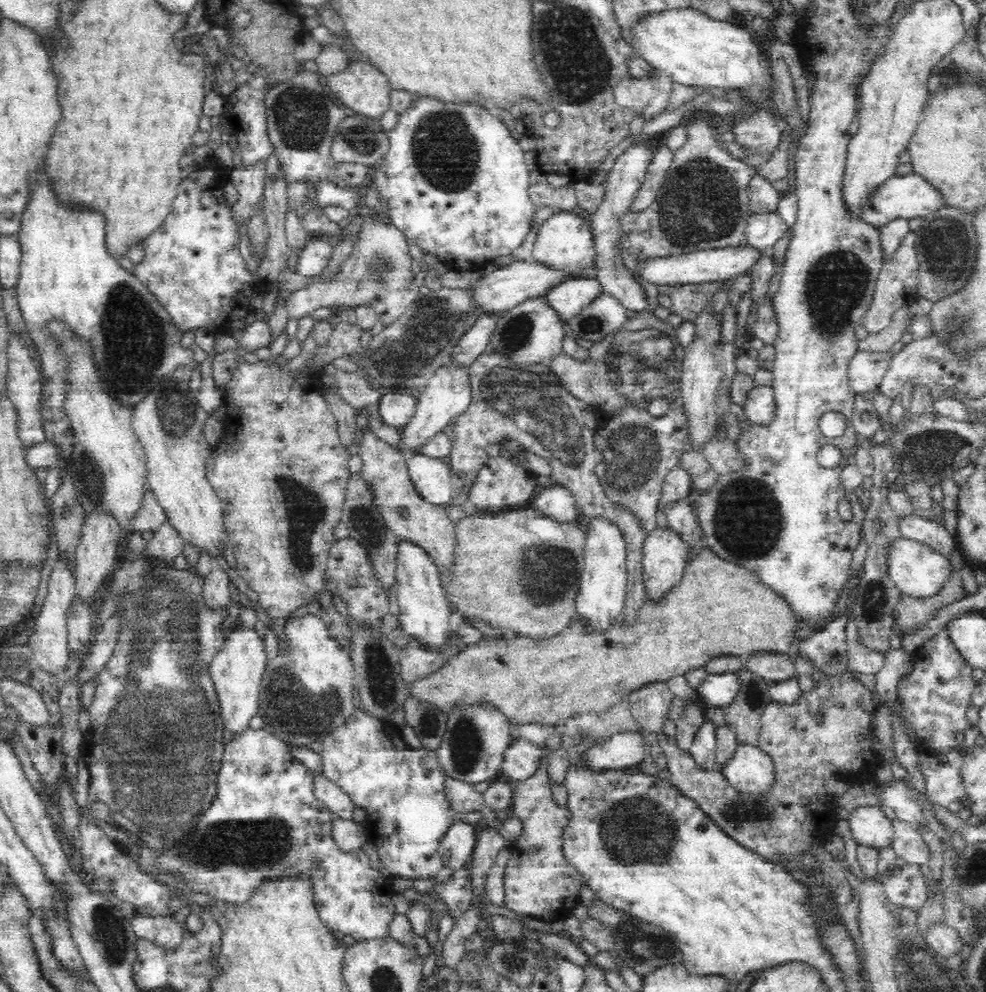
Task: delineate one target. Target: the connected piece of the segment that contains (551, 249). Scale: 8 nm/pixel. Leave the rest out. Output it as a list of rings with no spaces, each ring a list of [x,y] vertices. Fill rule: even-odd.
[[[557,211],[545,220],[537,234],[532,248],[532,258],[536,264],[561,274],[564,279],[593,278],[594,276],[594,249],[592,235],[585,217],[576,211]]]

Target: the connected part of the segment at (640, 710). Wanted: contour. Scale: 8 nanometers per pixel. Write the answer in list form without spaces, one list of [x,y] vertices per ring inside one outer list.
[[[664,681],[646,684],[627,695],[632,720],[638,724],[649,742],[658,739],[664,722],[668,722],[668,707],[674,695]]]

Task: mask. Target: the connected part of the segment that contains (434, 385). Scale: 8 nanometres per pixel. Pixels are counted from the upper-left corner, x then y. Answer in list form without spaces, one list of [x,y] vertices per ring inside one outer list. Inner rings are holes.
[[[466,369],[439,371],[431,376],[426,384],[426,389],[418,396],[416,410],[414,410],[410,421],[398,430],[398,440],[391,444],[391,447],[405,461],[416,454],[424,453],[426,447],[436,434],[444,430],[445,426],[462,410],[466,410],[470,402],[470,389],[468,389],[468,377]]]

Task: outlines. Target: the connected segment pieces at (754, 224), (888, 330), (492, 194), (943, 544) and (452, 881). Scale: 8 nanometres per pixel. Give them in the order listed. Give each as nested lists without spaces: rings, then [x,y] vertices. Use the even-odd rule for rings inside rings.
[[[778,212],[754,214],[748,218],[746,226],[748,243],[756,248],[768,250],[790,227]]]
[[[904,301],[895,308],[889,323],[876,334],[868,334],[862,340],[855,340],[856,350],[884,350],[900,340],[908,321],[904,320],[906,312],[910,312],[910,302]]]
[[[422,98],[400,114],[397,125],[388,131],[388,136],[390,140],[389,150],[386,152],[384,160],[377,165],[378,172],[376,172],[373,187],[380,194],[383,201],[382,207],[388,209],[392,215],[393,225],[399,228],[405,236],[410,236],[424,251],[434,253],[440,258],[444,258],[446,262],[450,260],[458,268],[466,270],[476,268],[476,265],[482,262],[492,262],[499,256],[508,256],[512,250],[522,246],[522,242],[528,238],[528,234],[532,230],[534,210],[537,207],[530,198],[530,172],[525,164],[523,151],[517,141],[510,136],[506,126],[502,126],[498,122],[498,118],[494,118],[490,114],[474,114],[474,109],[469,108],[469,106],[446,106],[429,100],[429,98]]]
[[[911,513],[899,520],[903,538],[923,542],[949,555],[953,547],[952,536],[937,523],[936,519],[926,519]]]
[[[464,866],[455,870],[445,883],[437,884],[436,881],[430,888],[430,894],[441,898],[449,909],[450,916],[456,921],[462,912],[468,908],[470,886],[468,886],[468,869]]]

